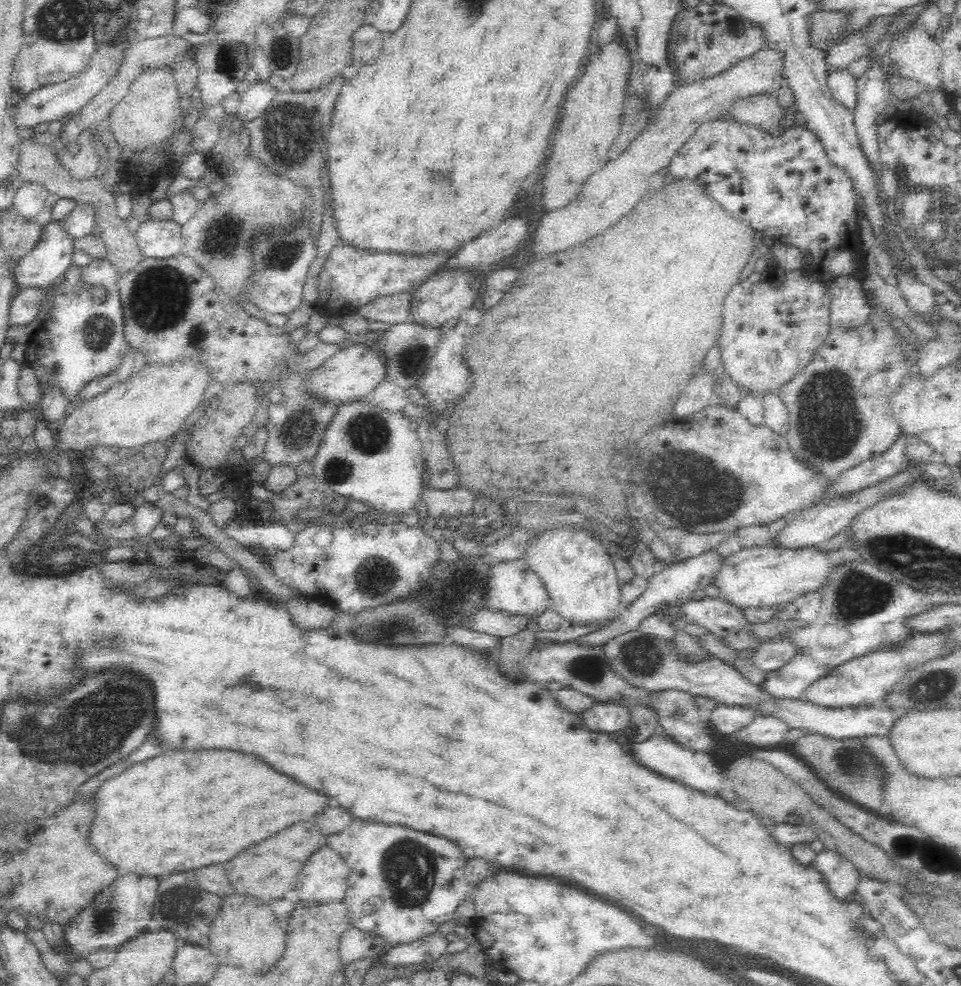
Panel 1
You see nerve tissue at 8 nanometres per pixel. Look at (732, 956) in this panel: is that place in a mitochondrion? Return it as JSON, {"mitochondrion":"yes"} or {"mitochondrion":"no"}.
{"mitochondrion":"yes"}

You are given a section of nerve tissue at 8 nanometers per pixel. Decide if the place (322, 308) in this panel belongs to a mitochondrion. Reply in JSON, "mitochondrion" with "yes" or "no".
{"mitochondrion":"no"}

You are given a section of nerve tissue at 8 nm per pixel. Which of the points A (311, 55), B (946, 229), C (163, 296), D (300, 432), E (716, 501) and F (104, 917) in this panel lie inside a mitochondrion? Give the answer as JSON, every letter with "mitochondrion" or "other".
{"A":"other","B":"mitochondrion","C":"mitochondrion","D":"mitochondrion","E":"mitochondrion","F":"mitochondrion"}

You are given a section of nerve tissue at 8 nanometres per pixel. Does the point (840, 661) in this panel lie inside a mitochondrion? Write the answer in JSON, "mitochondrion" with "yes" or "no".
{"mitochondrion":"no"}

